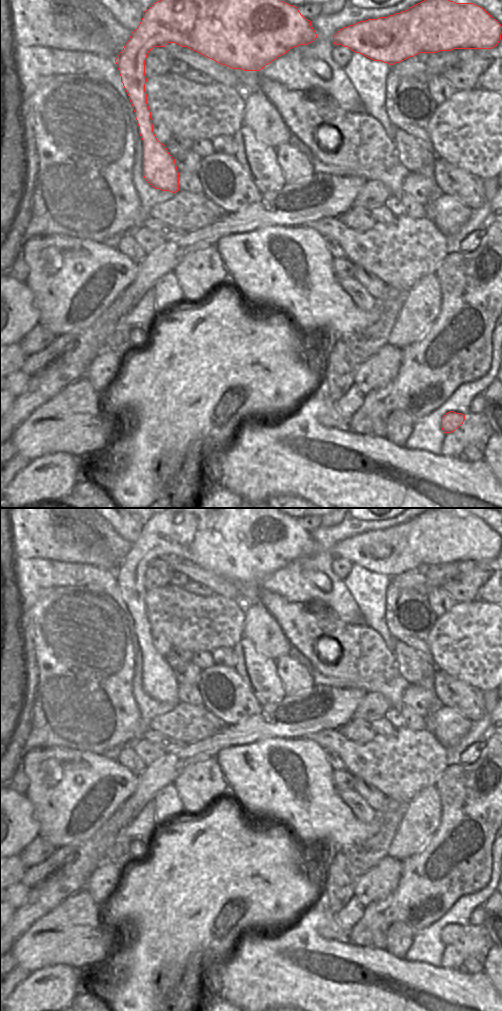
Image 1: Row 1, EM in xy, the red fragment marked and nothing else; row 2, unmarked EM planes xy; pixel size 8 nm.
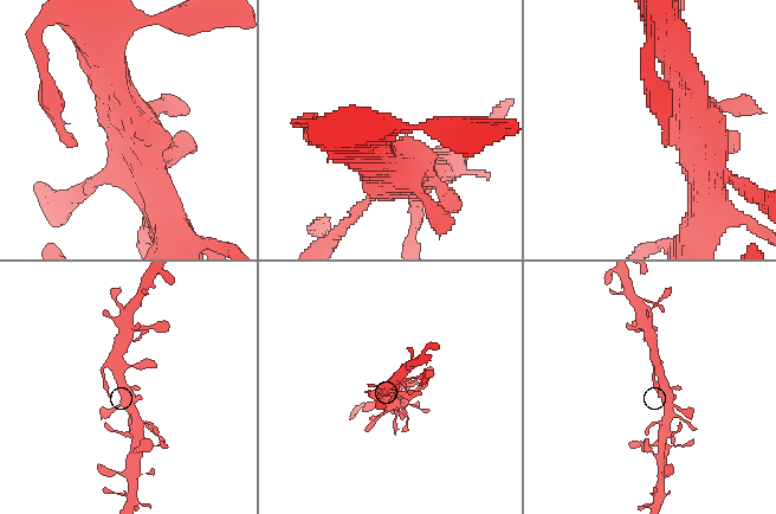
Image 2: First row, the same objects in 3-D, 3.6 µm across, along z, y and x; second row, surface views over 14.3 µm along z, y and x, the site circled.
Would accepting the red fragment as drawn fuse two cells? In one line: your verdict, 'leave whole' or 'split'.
split

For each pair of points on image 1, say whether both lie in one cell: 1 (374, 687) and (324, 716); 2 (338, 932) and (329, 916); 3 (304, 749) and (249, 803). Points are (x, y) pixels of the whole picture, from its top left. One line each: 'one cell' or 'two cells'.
1: two cells
2: one cell
3: one cell

